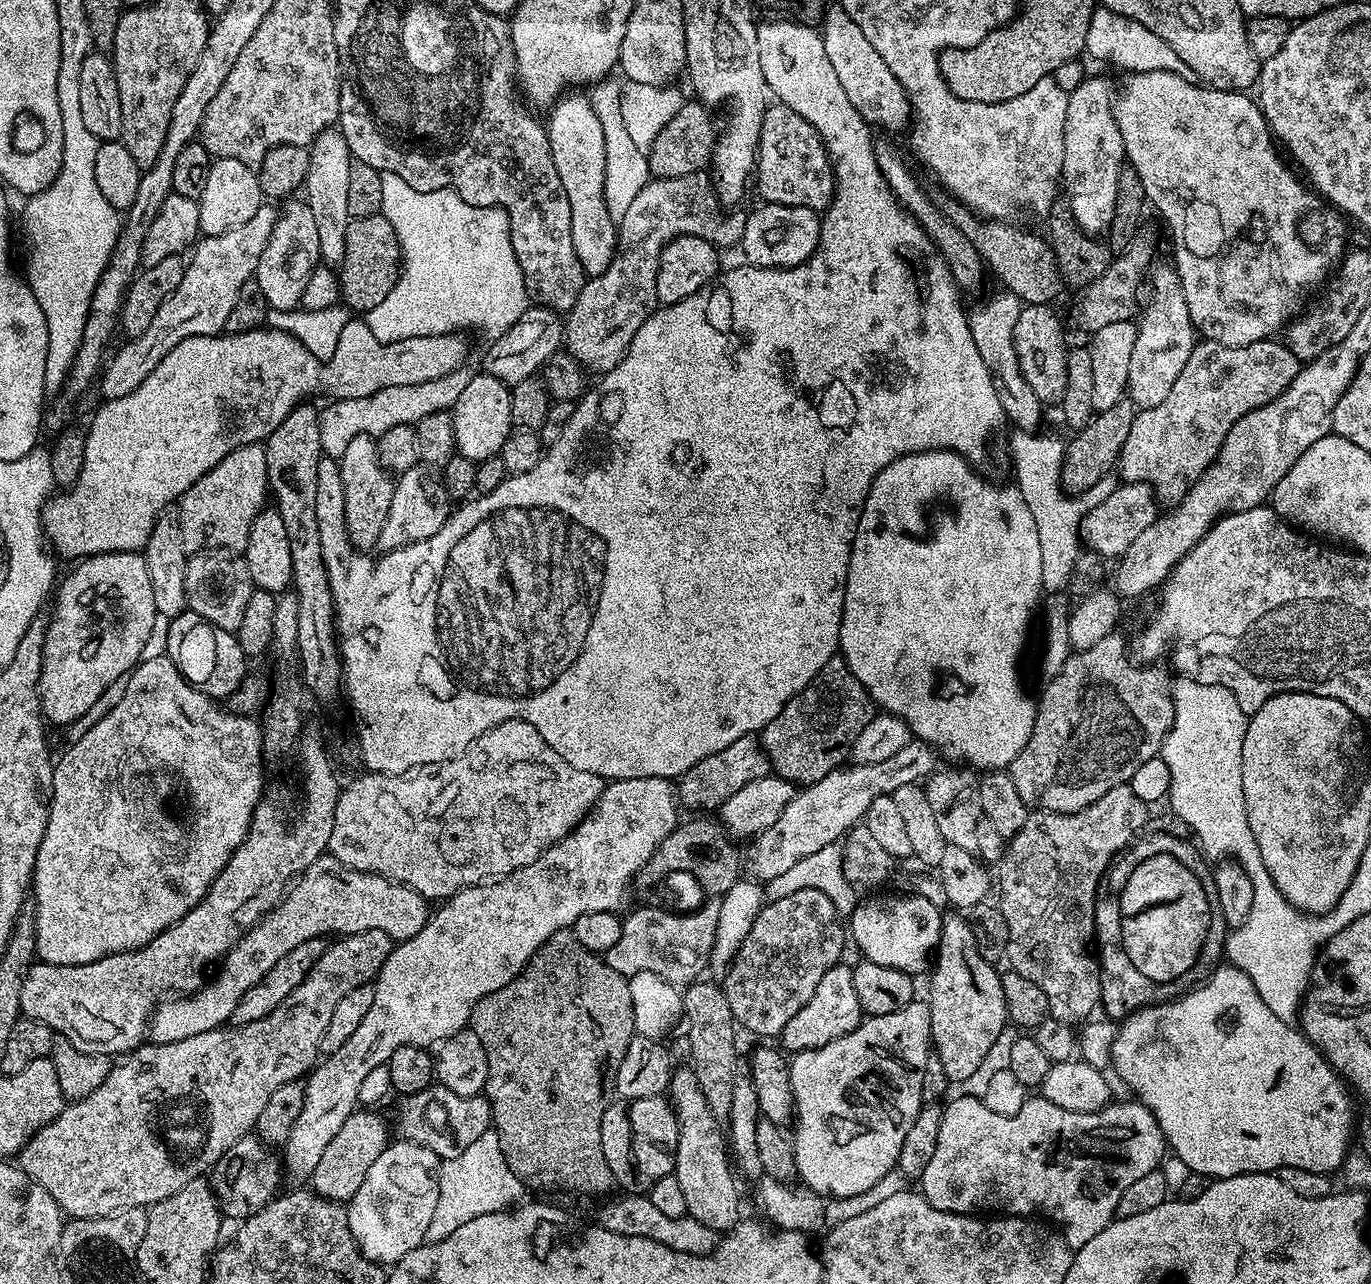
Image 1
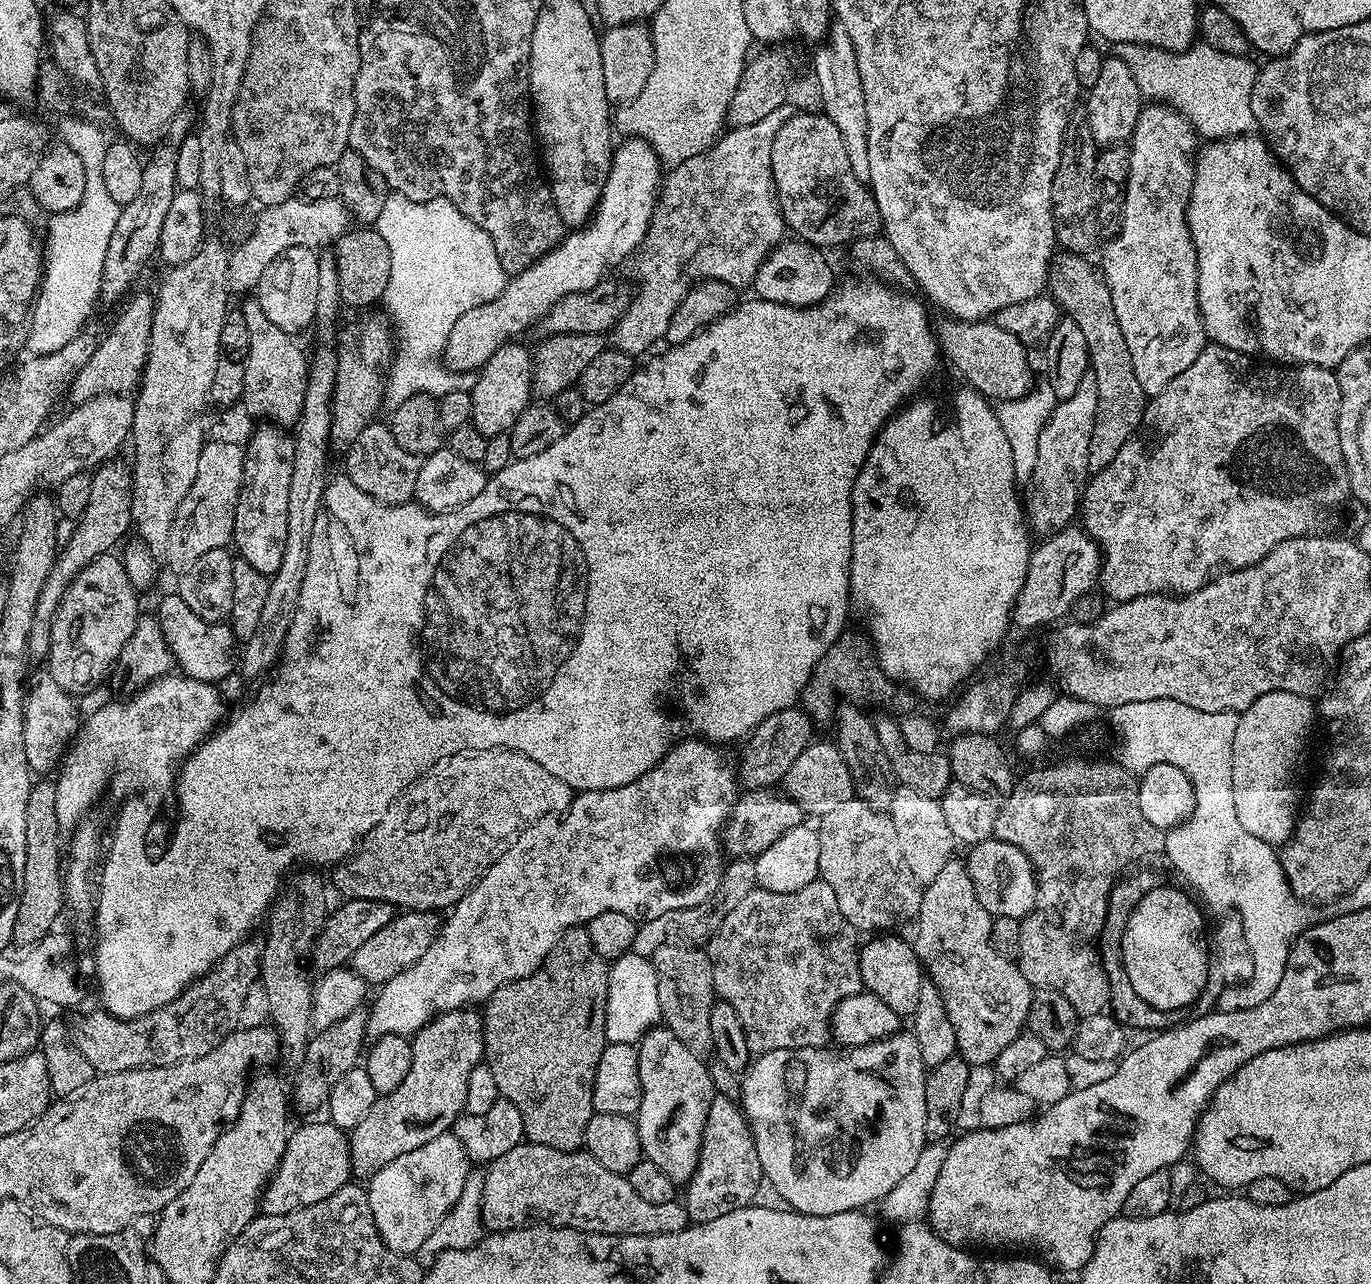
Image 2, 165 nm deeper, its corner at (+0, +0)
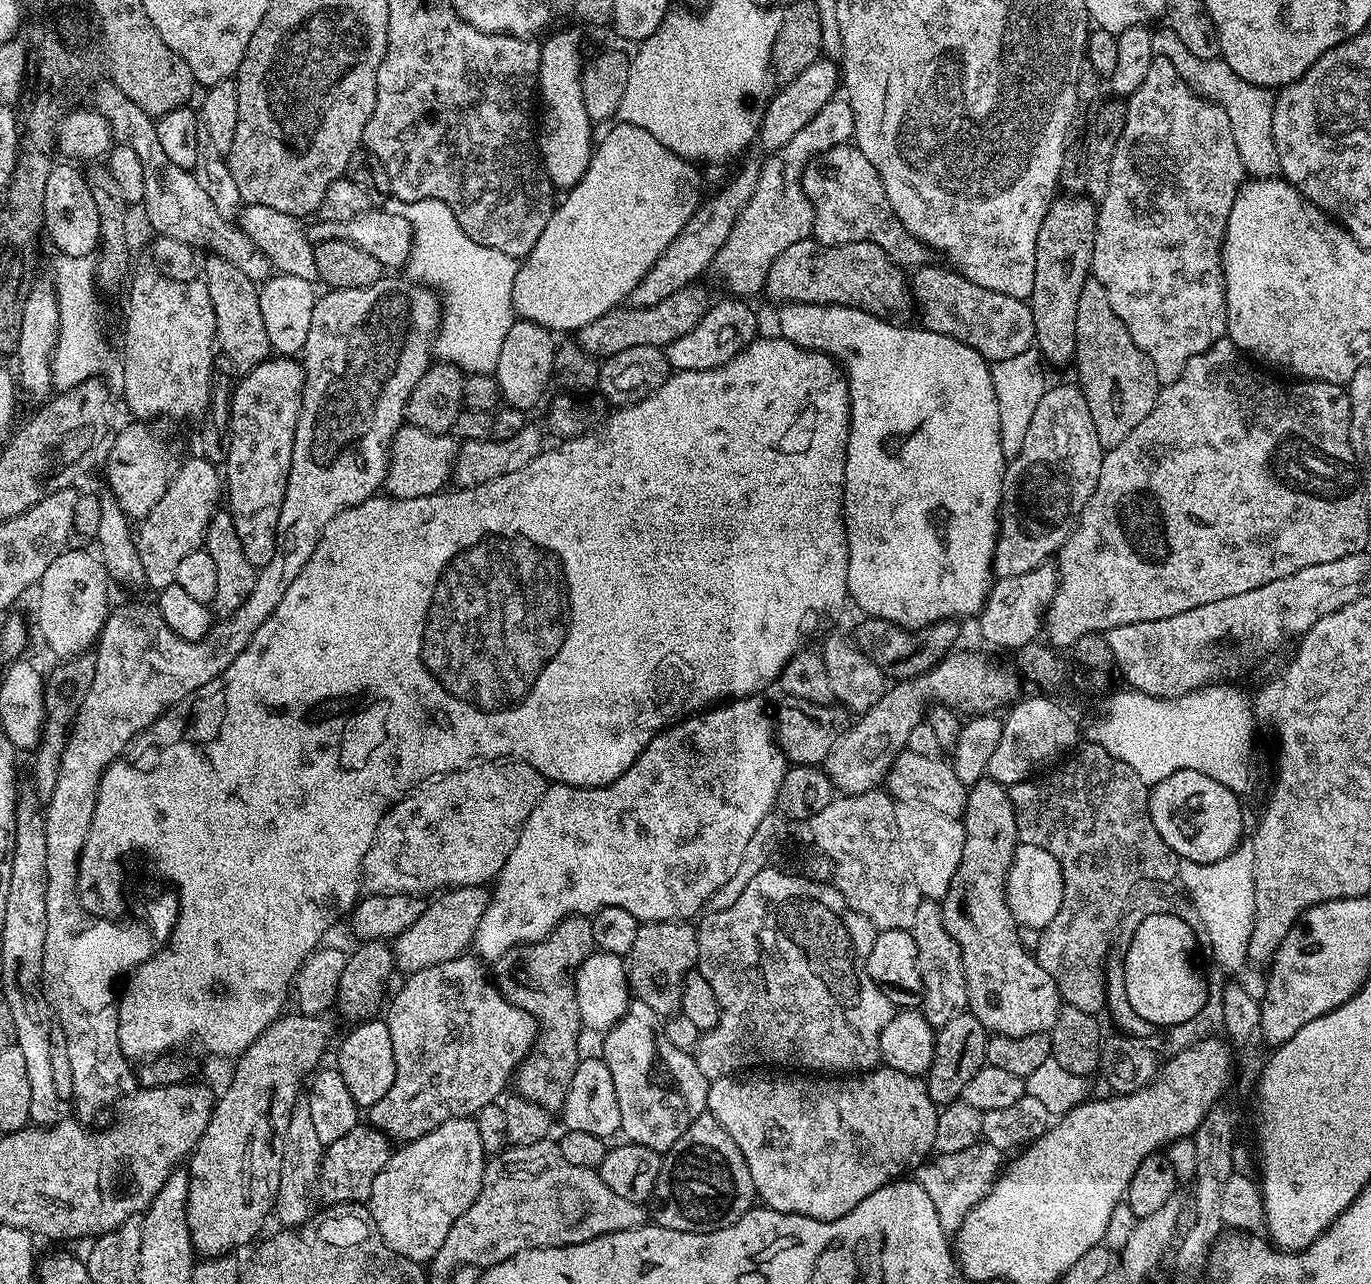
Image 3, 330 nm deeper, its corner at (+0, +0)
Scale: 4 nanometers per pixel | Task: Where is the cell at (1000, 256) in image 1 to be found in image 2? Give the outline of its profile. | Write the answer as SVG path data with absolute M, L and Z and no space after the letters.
M1061 251L1048 269L1046 288L1063 315L1077 324L1082 334L1086 334L1090 376L1096 379L1094 391L1098 398L1088 466L1099 470L1111 462L1116 451L1142 422L1146 397L1138 382L1138 374L1134 374L1134 362L1130 362L1130 350L1126 350L1126 338L1122 338L1118 318L1114 318L1110 286L1103 271L1097 265L1095 268L1088 259L1084 254Z

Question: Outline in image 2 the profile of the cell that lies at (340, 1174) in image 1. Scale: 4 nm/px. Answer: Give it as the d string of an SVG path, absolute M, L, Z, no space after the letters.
M467 1007L444 1012L411 1037L410 1074L398 1090L380 1096L362 1122L351 1129L348 1145L353 1177L372 1177L382 1166L390 1166L394 1158L426 1146L426 1142L445 1135L455 1125L464 1112L470 1070L484 1058L484 1018L479 1011L472 1011L476 1010Z

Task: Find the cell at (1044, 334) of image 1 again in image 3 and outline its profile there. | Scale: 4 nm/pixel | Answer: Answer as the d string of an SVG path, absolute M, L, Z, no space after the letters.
M814 238L794 242L787 250L782 250L778 258L774 258L774 266L770 266L770 274L766 278L763 291L768 292L772 300L789 304L847 304L853 308L863 308L881 318L887 317L887 312L900 312L904 303L910 300L910 280L905 269L886 254L874 242L846 242L829 248L817 242Z

